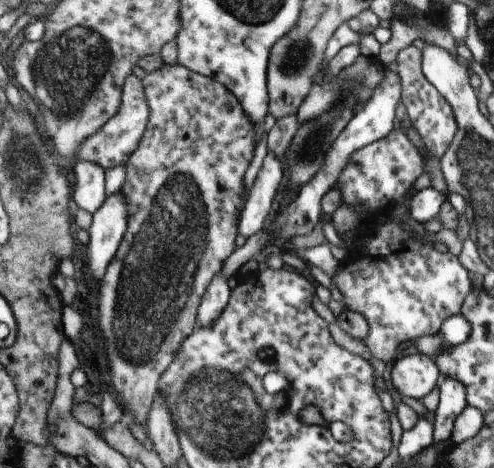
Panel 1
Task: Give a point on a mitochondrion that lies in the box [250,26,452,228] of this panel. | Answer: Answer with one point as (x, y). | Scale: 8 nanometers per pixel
(294, 63)

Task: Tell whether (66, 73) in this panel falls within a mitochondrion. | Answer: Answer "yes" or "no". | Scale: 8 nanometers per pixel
yes

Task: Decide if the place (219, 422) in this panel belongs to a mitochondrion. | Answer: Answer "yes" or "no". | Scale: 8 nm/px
yes

